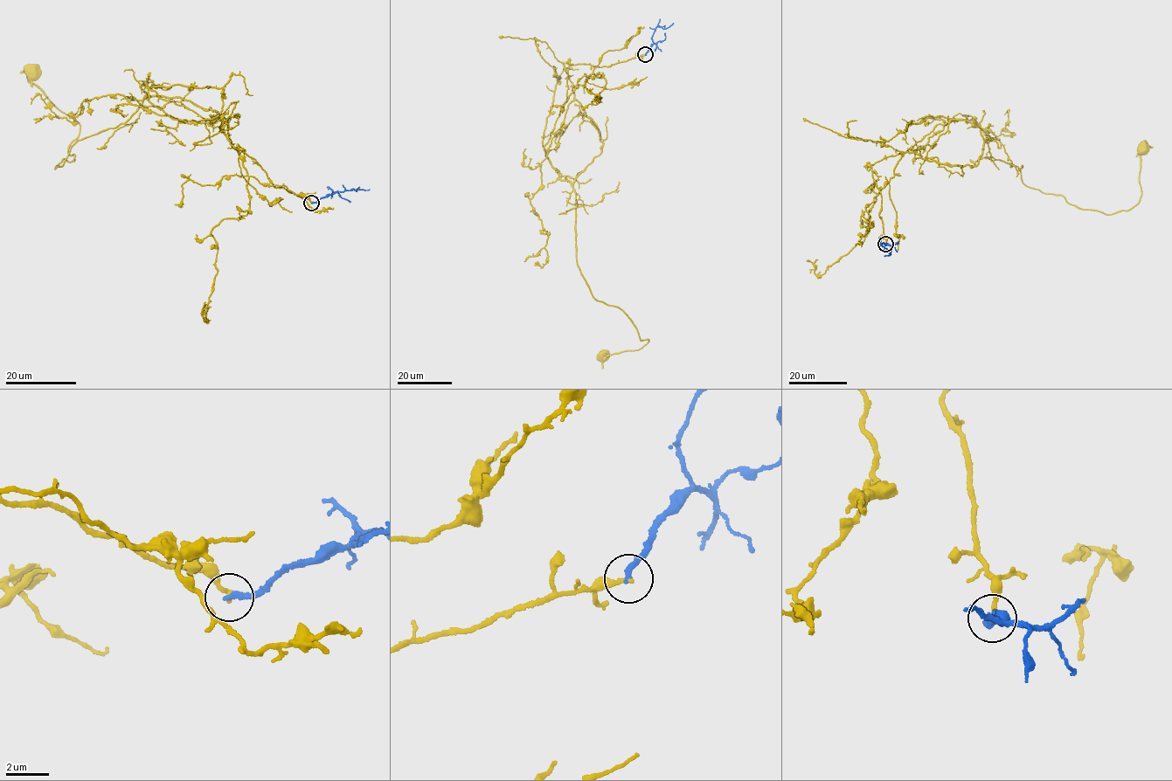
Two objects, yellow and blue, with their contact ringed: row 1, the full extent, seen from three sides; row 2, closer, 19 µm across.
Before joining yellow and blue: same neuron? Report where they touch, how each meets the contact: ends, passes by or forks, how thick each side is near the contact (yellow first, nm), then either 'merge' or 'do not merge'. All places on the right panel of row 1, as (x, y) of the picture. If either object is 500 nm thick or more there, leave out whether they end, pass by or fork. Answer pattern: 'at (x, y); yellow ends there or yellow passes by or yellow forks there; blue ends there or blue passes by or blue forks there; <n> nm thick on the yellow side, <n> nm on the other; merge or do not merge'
at (885, 244); yellow ends there; blue ends there; 190 nm thick on the yellow side, 280 nm on the other; do not merge

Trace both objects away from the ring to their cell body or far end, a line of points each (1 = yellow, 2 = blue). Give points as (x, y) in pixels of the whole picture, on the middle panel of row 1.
1: (645, 55), (570, 65), (544, 147), (575, 191), (578, 266), (592, 296), (648, 341), (602, 355)
2: (645, 54), (652, 45), (656, 27), (663, 29), (673, 23)

